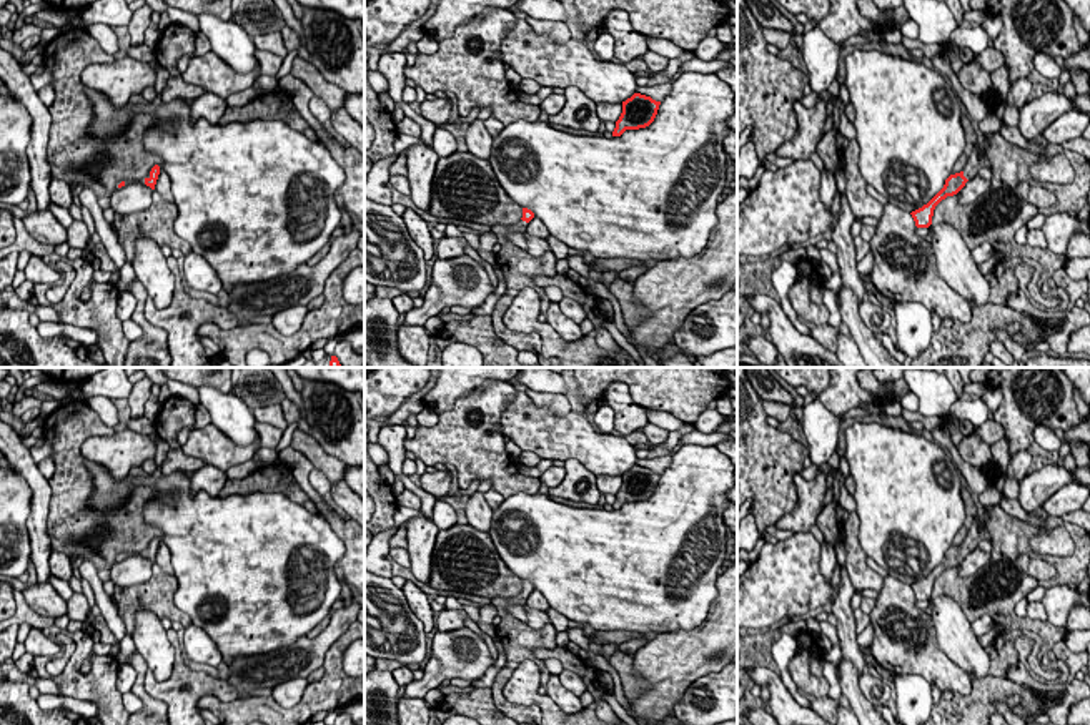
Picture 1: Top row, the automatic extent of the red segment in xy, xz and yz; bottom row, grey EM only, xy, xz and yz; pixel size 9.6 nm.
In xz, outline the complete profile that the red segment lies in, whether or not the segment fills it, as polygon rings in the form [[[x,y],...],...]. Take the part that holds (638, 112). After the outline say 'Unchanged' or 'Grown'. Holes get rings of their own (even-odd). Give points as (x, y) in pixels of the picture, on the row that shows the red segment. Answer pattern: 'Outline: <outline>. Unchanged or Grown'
Outline: [[[634,93],[631,98],[622,101],[622,113],[616,121],[612,136],[621,136],[626,130],[639,130],[649,126],[659,110],[661,101],[651,96]]]. Unchanged

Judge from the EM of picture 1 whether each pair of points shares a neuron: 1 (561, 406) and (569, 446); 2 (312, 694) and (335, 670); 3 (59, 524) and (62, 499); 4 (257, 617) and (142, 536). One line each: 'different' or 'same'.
1: different
2: same
3: same
4: different

